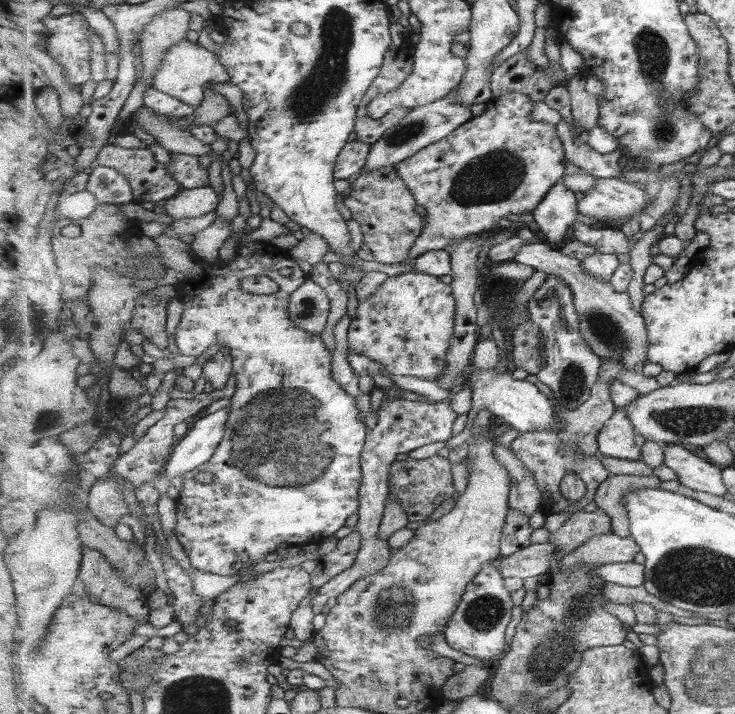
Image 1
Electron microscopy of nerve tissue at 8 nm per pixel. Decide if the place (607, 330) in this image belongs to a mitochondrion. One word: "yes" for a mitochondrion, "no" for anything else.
yes

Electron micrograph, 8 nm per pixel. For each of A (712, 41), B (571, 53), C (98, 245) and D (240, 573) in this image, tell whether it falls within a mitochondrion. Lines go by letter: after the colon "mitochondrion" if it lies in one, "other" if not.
A: other
B: other
C: other
D: other

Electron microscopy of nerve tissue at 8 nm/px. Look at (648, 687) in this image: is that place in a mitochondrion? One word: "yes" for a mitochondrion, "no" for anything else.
no

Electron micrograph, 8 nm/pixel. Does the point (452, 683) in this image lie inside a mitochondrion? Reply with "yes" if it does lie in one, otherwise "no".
no

